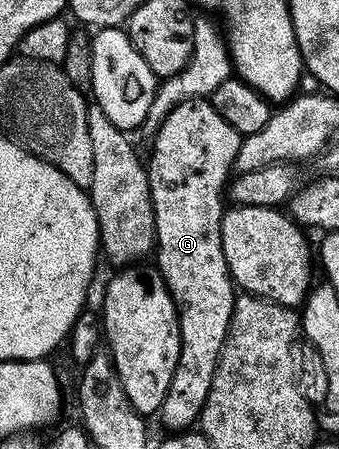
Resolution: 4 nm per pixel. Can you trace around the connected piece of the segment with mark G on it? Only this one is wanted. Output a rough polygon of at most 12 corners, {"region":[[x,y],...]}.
{"region":[[181,101],[146,165],[180,359],[160,418],[202,416],[236,286],[224,190],[242,134]]}

